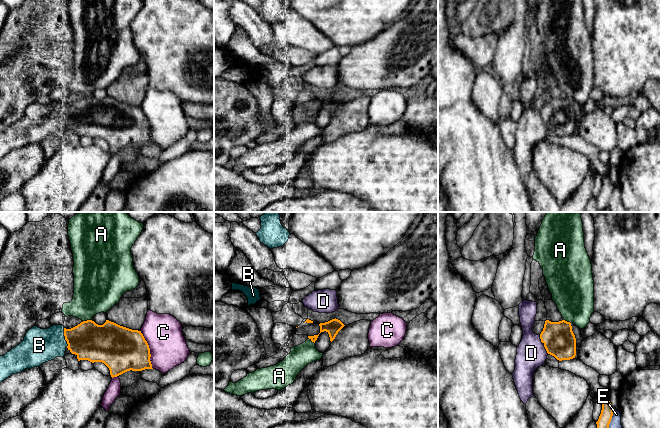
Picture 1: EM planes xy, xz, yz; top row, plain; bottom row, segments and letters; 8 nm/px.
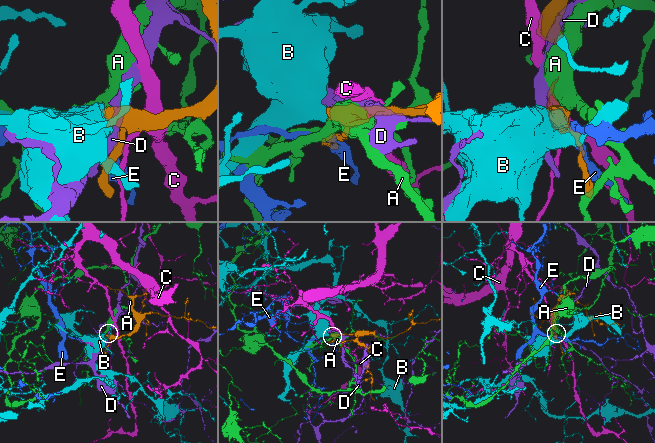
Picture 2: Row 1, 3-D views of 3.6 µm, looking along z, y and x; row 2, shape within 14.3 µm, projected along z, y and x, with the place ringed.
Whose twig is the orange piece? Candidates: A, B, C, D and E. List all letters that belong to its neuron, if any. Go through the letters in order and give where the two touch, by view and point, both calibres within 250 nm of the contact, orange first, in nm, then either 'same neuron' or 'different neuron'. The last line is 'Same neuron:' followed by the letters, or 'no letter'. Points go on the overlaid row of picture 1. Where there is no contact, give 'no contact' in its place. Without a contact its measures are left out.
A: meets orange in xy at (87, 320); 320 nm thick on the orange side, 360 nm on the other; different neuron
B: meets orange in xy at (65, 337); 300 nm thick on the orange side, 280 nm on the other; same neuron
C: meets orange in xy at (149, 350); 360 nm thick on the orange side, 300 nm on the other; different neuron
D: meets orange in yz at (545, 348); 260 nm thick on the orange side, 240 nm on the other; different neuron
E: meets orange in yz at (611, 418); 100 nm thick on the orange side, 80 nm on the other; different neuron
Same neuron: B

